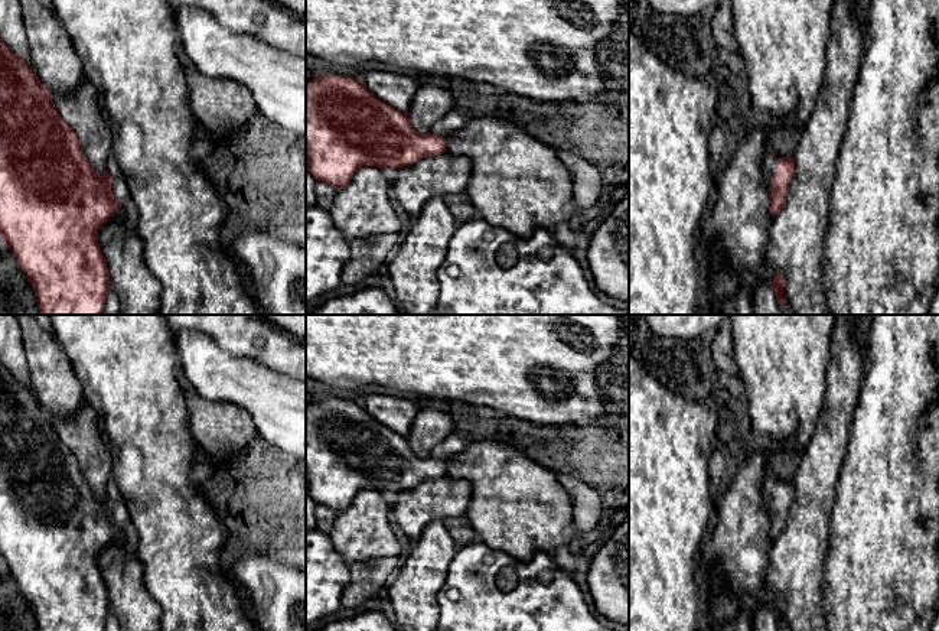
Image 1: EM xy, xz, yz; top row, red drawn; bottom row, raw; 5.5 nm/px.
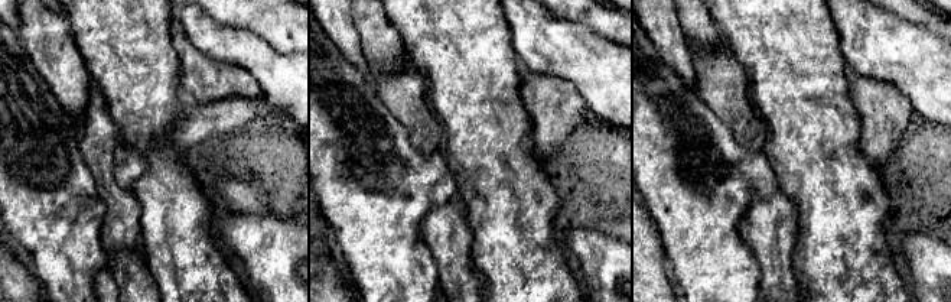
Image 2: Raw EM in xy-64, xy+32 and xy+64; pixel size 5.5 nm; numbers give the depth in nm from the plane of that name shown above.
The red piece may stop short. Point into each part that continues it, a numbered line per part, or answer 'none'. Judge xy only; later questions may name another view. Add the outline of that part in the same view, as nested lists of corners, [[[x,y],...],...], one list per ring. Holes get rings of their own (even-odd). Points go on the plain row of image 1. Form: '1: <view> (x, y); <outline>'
1: xy (120, 511); [[[111,478],[108,481],[105,491],[108,494],[108,498],[113,502],[111,514],[113,514],[114,520],[118,524],[130,526],[128,507],[127,507],[124,497],[121,495],[120,488],[118,488],[117,482],[114,481],[114,478]]]

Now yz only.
1: yz (768, 485); [[[764,479],[762,482],[762,491],[763,491],[763,507],[767,513],[772,510],[772,500],[775,497],[775,491],[777,488],[777,479]]]

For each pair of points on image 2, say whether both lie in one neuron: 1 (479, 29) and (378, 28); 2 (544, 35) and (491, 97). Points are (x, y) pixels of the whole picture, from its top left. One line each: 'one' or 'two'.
1: two
2: two

